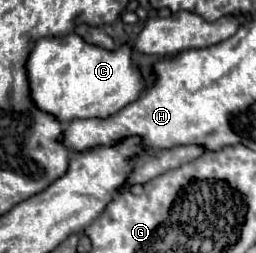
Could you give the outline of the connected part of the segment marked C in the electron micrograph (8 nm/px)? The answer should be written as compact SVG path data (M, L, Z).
M77 33L39 39L29 55L27 73L35 105L59 117L63 125L73 119L109 117L133 103L145 89L143 75L133 61L131 45L109 51L99 45L89 45Z

